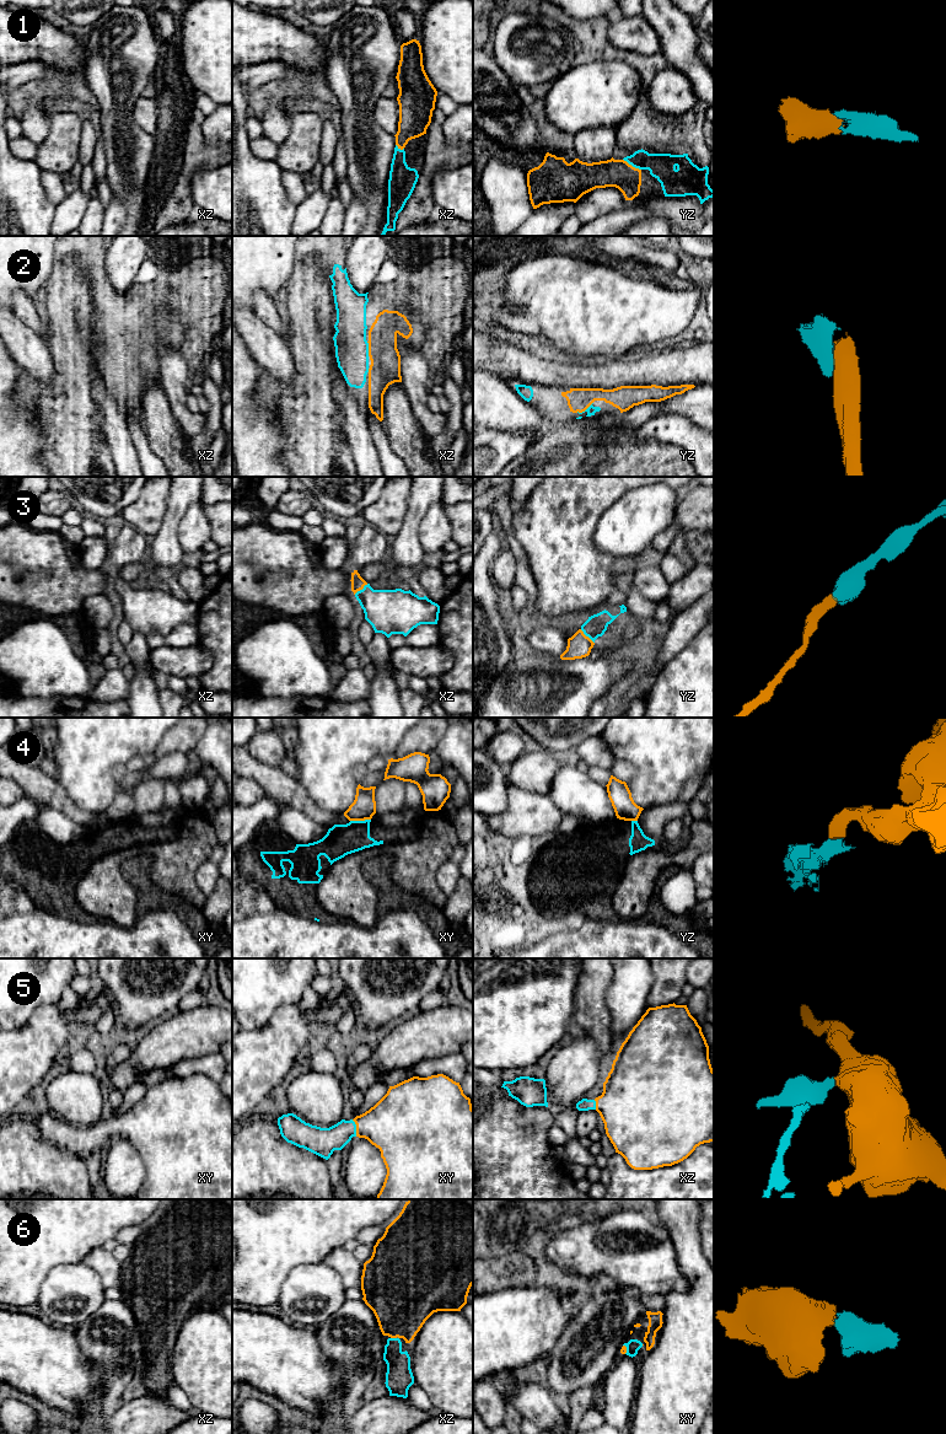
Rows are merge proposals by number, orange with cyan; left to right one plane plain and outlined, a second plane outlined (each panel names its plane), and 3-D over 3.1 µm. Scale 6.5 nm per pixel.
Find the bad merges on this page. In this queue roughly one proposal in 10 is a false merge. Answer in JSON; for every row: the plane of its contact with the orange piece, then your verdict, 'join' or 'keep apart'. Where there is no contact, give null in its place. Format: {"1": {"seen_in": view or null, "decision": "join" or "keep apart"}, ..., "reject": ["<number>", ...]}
{"1": {"seen_in": "yz", "decision": "join"}, "2": {"seen_in": "yz", "decision": "join"}, "3": {"seen_in": "yz", "decision": "join"}, "4": {"seen_in": "xy", "decision": "keep apart"}, "5": {"seen_in": "xy", "decision": "join"}, "6": {"seen_in": "xz", "decision": "join"}, "reject": ["4"]}

